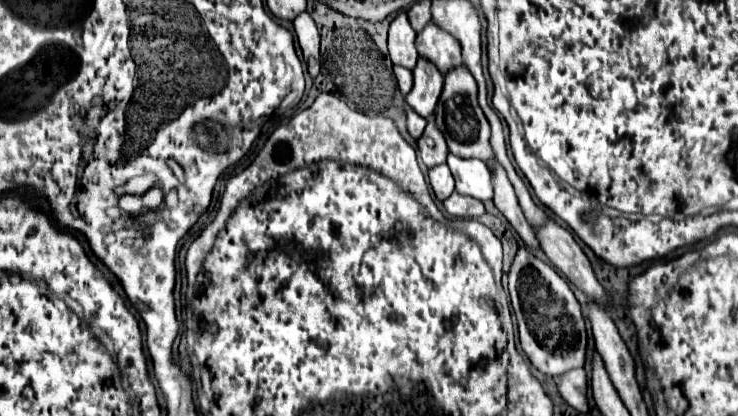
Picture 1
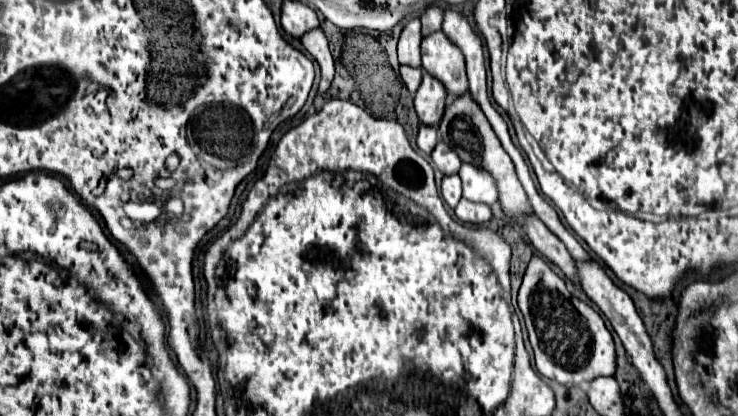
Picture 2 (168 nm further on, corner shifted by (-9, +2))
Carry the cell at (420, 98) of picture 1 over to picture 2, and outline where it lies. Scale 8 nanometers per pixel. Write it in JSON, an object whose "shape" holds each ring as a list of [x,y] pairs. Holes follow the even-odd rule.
{"shape":[[[424,72],[424,80],[414,96],[414,108],[416,108],[420,124],[438,126],[444,114],[444,106],[446,106],[444,86],[436,78]]]}

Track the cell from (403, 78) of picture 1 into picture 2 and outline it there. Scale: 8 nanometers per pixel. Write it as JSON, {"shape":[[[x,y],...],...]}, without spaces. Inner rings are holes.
{"shape":[[[400,66],[400,76],[410,94],[414,94],[422,82],[422,68],[412,68],[412,66]]]}

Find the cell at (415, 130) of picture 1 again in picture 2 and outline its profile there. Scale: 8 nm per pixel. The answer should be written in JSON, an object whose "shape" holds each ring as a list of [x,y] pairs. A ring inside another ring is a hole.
{"shape":[[[420,126],[416,142],[418,142],[418,148],[422,152],[430,154],[434,150],[434,146],[438,144],[438,132],[436,132],[436,128],[432,128],[432,126]]]}

